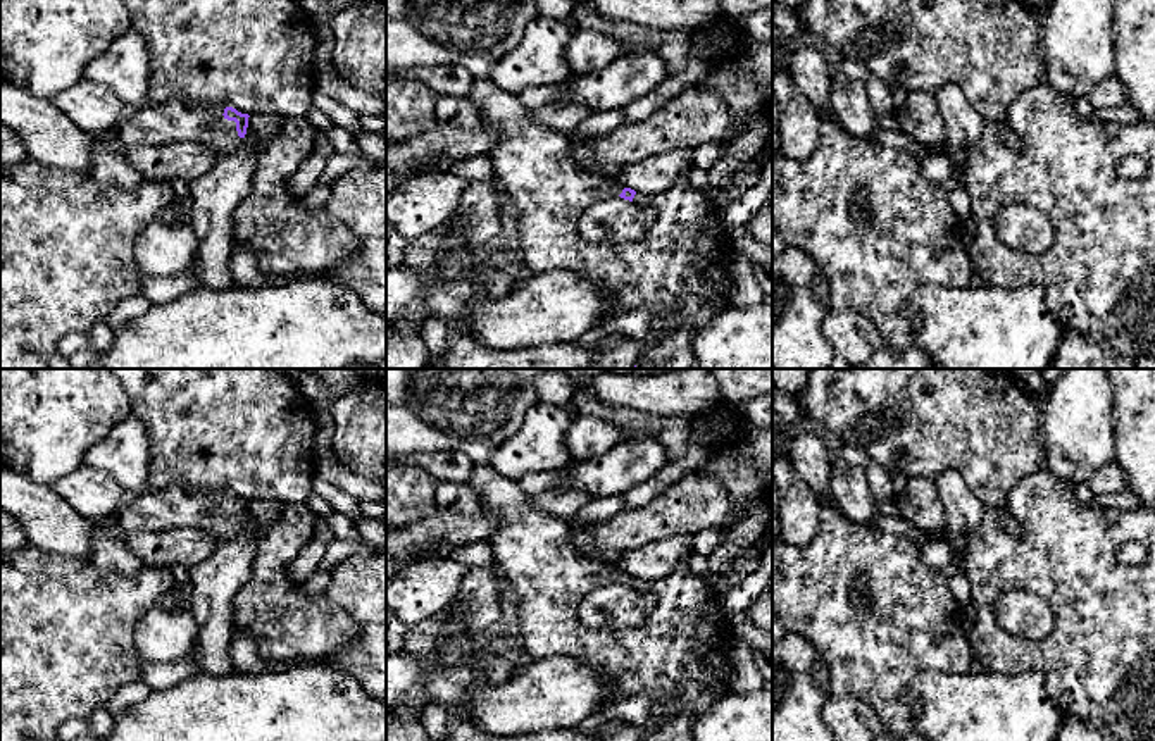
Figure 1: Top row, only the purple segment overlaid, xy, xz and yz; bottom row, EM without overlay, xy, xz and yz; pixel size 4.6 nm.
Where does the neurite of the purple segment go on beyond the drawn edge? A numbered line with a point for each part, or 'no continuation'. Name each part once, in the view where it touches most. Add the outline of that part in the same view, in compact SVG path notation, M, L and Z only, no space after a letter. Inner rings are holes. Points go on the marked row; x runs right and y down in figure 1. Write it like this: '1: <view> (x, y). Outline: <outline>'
1: xy (154, 124). Outline: M174 100L165 103L147 102L128 110L116 128L126 146L162 146L193 141L209 146L217 159L234 152L245 140L238 136L236 122L228 121L222 107L214 112L207 105Z

